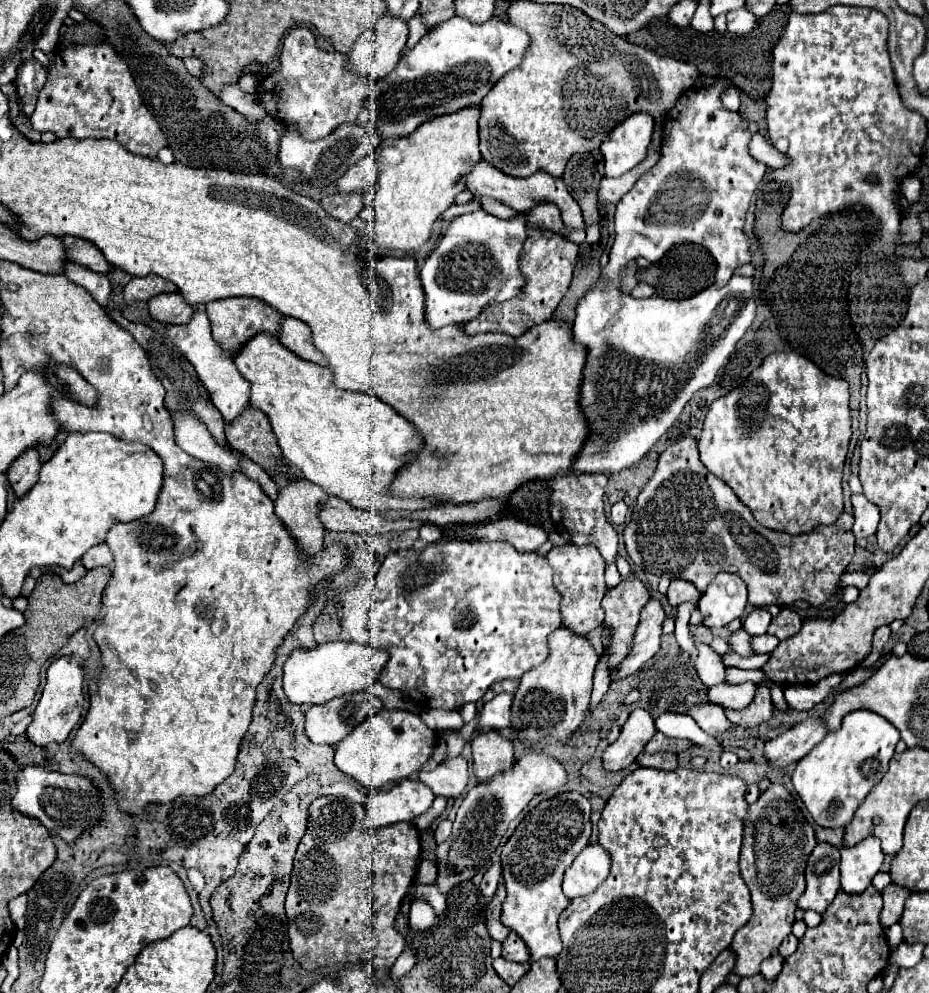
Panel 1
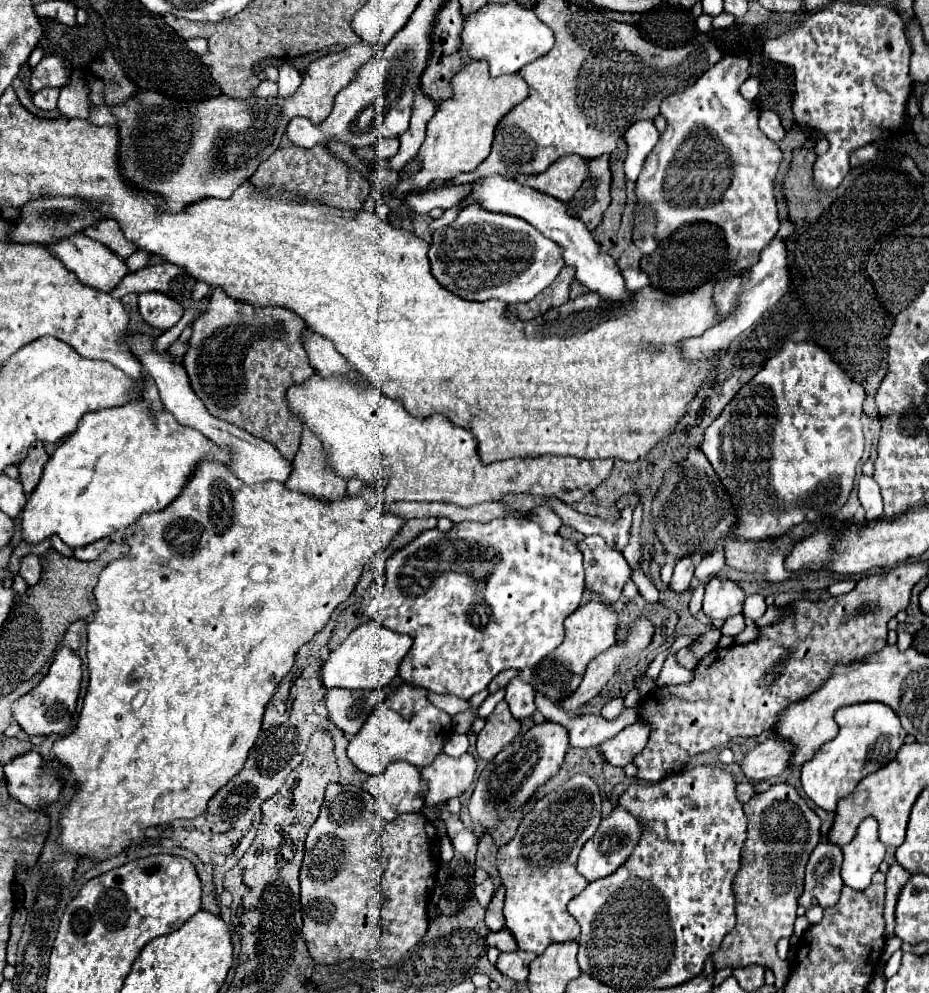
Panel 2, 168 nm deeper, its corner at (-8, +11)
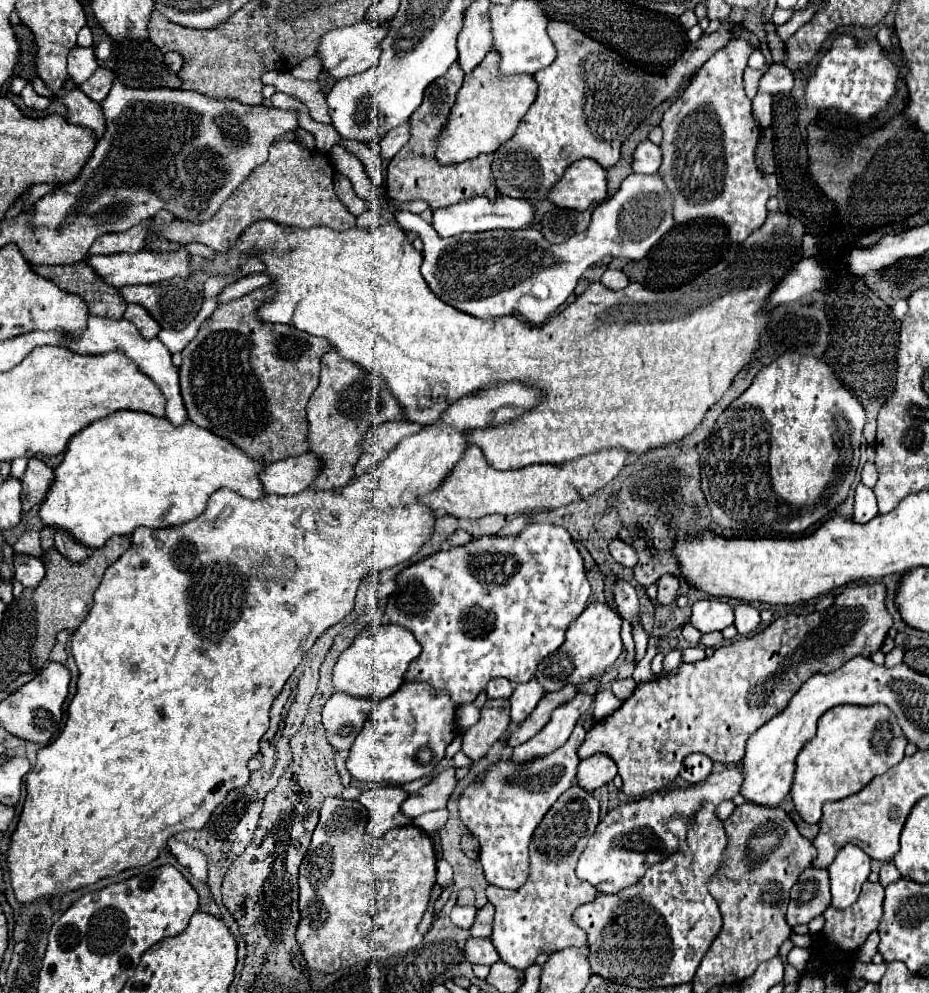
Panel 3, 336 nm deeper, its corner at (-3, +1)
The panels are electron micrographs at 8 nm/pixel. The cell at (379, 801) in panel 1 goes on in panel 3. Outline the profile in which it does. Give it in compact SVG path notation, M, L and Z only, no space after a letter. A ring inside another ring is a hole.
M399 786L371 788L359 796L359 802L369 812L367 832L373 838L381 838L389 830L399 828L399 826L409 826L413 822L413 818L407 818L399 810L399 806L405 802L405 798L407 798L407 792Z

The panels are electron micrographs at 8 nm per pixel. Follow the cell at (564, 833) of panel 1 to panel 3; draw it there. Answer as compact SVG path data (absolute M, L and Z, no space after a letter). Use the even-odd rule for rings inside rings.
M573 784L557 798L531 838L531 864L537 866L531 866L527 882L519 890L487 886L487 898L495 906L491 942L505 964L525 970L539 954L549 956L569 946L585 946L587 936L571 922L571 914L579 904L595 898L597 890L575 876L575 864L597 824L599 802L591 792Z

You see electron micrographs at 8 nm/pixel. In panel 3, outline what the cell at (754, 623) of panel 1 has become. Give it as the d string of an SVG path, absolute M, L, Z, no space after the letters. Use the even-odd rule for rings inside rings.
M751 604L735 606L735 626L737 626L739 634L749 634L749 632L757 630L759 624L761 624L759 610L755 610Z

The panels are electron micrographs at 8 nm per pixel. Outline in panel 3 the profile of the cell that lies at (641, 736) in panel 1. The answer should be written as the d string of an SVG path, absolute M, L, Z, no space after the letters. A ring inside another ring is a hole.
M593 754L591 758L581 760L577 770L577 782L583 790L593 792L595 788L611 782L617 776L617 766L607 758L607 754Z

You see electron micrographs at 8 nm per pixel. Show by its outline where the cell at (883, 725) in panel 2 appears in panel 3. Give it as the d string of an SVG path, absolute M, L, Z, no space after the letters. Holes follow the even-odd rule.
M883 704L875 706L835 706L819 718L817 736L803 746L797 756L795 782L791 798L795 810L809 824L821 820L821 808L825 802L843 800L865 788L875 776L885 774L891 766L903 760L907 740L891 714Z

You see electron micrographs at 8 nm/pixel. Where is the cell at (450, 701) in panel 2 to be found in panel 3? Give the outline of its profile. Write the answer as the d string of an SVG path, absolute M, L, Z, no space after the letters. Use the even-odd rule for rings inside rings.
M577 724L571 738L553 754L533 760L527 766L513 766L511 762L499 760L489 772L469 786L459 798L459 810L463 824L479 840L479 860L483 866L485 880L501 888L519 888L527 880L529 840L539 826L543 814L563 794L577 774L579 756L577 750L583 744L587 730Z

